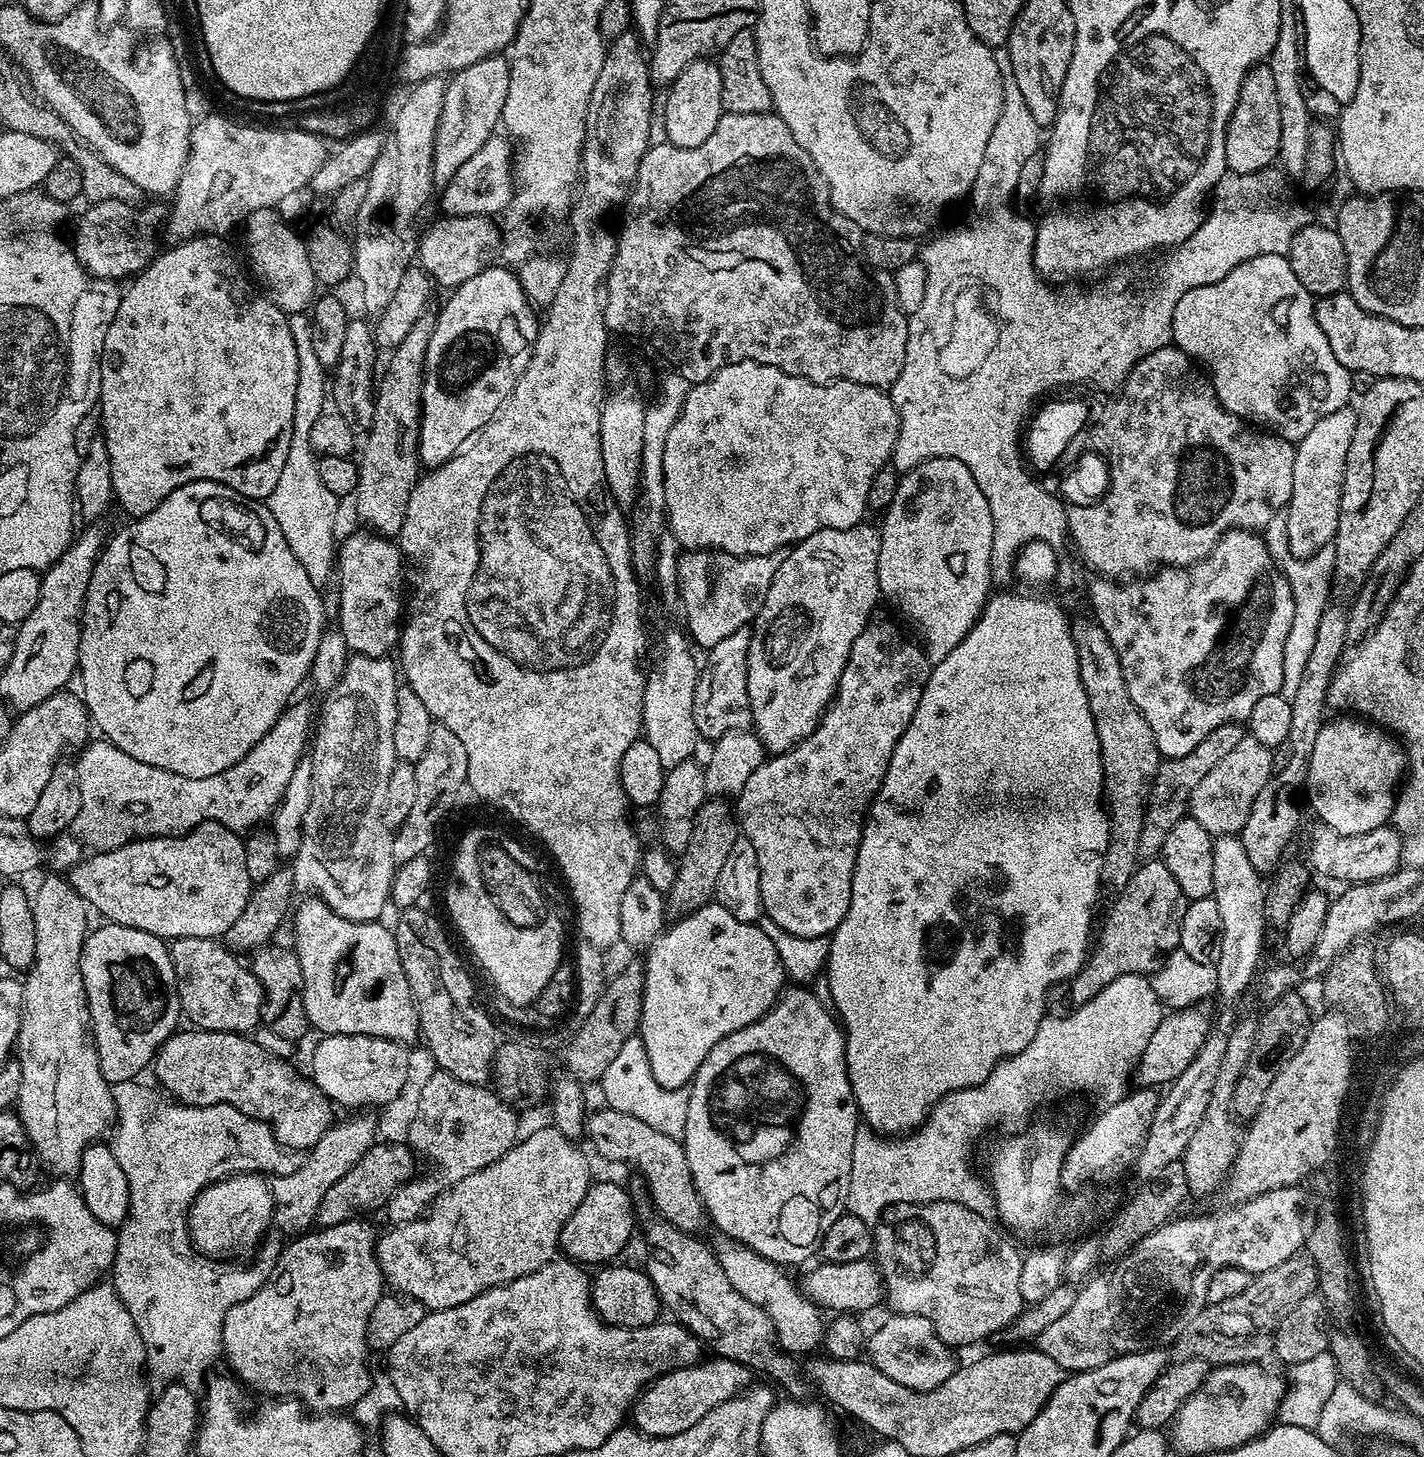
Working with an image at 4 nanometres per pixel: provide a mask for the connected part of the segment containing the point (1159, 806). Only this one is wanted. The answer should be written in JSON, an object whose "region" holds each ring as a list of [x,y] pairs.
{"region":[[[1243,723],[1223,724],[1218,726],[1218,730],[1210,730],[1210,734],[1206,734],[1206,738],[1202,738],[1202,742],[1198,742],[1198,746],[1190,750],[1190,754],[1173,756],[1161,763],[1156,769],[1156,777],[1152,779],[1152,791],[1148,793],[1148,803],[1144,805],[1138,851],[1141,857],[1156,858],[1163,853],[1170,830],[1174,830],[1174,826],[1185,819],[1188,799],[1192,797],[1194,786],[1198,786],[1198,782],[1202,782],[1202,778],[1210,774],[1210,770],[1214,770],[1214,766],[1218,766],[1218,762],[1222,762],[1222,758],[1226,758],[1226,754],[1230,754],[1234,746],[1238,746],[1238,742],[1242,742],[1245,734],[1246,728]]]}

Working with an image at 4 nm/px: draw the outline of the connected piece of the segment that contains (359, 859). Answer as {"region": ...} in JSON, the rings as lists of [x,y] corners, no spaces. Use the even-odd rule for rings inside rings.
{"region":[[[349,655],[348,664],[345,666],[344,676],[336,684],[332,691],[327,693],[328,701],[324,704],[324,713],[319,713],[318,725],[314,730],[314,739],[310,744],[310,757],[313,766],[313,797],[310,798],[309,810],[306,811],[305,822],[302,826],[301,846],[291,861],[290,875],[295,880],[297,889],[305,888],[305,893],[315,894],[319,899],[330,906],[343,920],[370,920],[373,922],[381,919],[384,912],[384,903],[389,903],[392,895],[392,879],[397,870],[394,862],[394,854],[390,854],[393,833],[384,825],[384,807],[386,806],[386,792],[390,781],[391,771],[394,770],[397,759],[394,750],[394,722],[396,721],[396,690],[398,687],[398,668],[395,663],[391,664],[388,656],[361,656]]]}

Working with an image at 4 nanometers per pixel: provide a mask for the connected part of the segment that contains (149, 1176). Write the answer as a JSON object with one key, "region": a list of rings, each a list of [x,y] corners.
{"region":[[[135,1079],[111,1085],[112,1101],[116,1103],[116,1115],[114,1117],[116,1141],[111,1141],[110,1147],[114,1158],[118,1158],[118,1166],[122,1166],[122,1174],[126,1174],[126,1182],[130,1186],[130,1210],[128,1211],[128,1217],[124,1219],[123,1225],[118,1232],[116,1257],[110,1269],[110,1283],[115,1288],[118,1298],[122,1298],[126,1310],[130,1310],[130,1318],[134,1318],[134,1326],[138,1326],[138,1334],[144,1343],[144,1355],[151,1375],[153,1377],[156,1375],[160,1382],[175,1382],[182,1388],[196,1390],[205,1383],[206,1375],[204,1376],[204,1371],[215,1362],[216,1356],[218,1360],[221,1355],[222,1326],[226,1318],[226,1310],[230,1310],[230,1306],[234,1306],[238,1302],[250,1298],[250,1294],[254,1294],[260,1289],[262,1282],[266,1282],[266,1278],[270,1278],[270,1270],[274,1270],[274,1266],[278,1262],[282,1244],[281,1241],[271,1240],[271,1238],[265,1239],[255,1253],[255,1255],[257,1254],[256,1261],[253,1264],[246,1265],[245,1268],[239,1268],[236,1262],[213,1263],[209,1257],[197,1251],[192,1243],[191,1236],[188,1235],[188,1210],[192,1206],[192,1199],[207,1186],[205,1180],[208,1176],[219,1173],[222,1166],[243,1164],[251,1169],[254,1165],[260,1164],[260,1148],[268,1148],[268,1140],[256,1140],[256,1132],[260,1132],[260,1136],[264,1136],[264,1132],[269,1125],[265,1123],[262,1127],[256,1128],[256,1120],[254,1118],[242,1114],[229,1104],[211,1104],[210,1106],[190,1106],[185,1104],[183,1106],[172,1106],[176,1108],[155,1108],[152,1105],[151,1090],[143,1088],[140,1083],[139,1079]]]}

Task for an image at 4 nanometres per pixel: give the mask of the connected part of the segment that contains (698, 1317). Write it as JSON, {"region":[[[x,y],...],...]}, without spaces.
{"region":[[[660,1218],[657,1221],[657,1224],[649,1226],[648,1233],[644,1236],[645,1242],[648,1243],[646,1271],[648,1277],[654,1282],[661,1305],[667,1311],[669,1308],[676,1315],[673,1316],[675,1323],[681,1324],[689,1332],[695,1334],[707,1347],[709,1344],[716,1356],[724,1356],[728,1360],[744,1364],[747,1368],[752,1369],[753,1373],[760,1374],[762,1372],[769,1376],[773,1380],[773,1382],[771,1381],[773,1385],[781,1384],[788,1391],[785,1393],[789,1397],[807,1397],[808,1388],[810,1390],[809,1381],[806,1379],[801,1365],[799,1368],[792,1361],[795,1359],[785,1352],[776,1340],[774,1322],[770,1322],[770,1318],[766,1318],[764,1311],[758,1306],[754,1306],[754,1302],[750,1302],[750,1298],[742,1298],[742,1294],[738,1294],[738,1290],[734,1290],[734,1286],[730,1286],[726,1274],[722,1274],[722,1266],[718,1262],[715,1251],[711,1247],[707,1248],[702,1241],[696,1240],[700,1238],[674,1227],[667,1220]]]}

